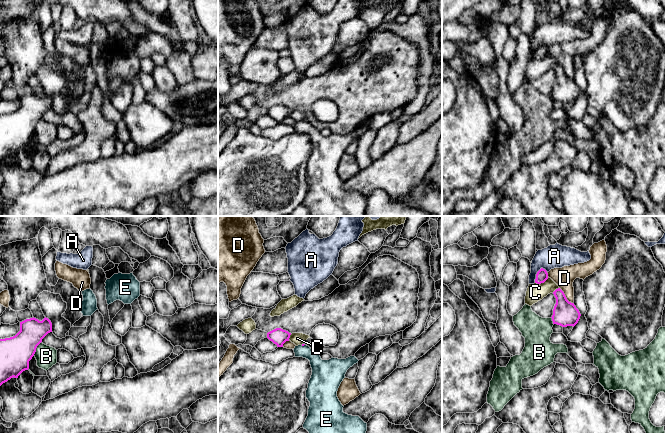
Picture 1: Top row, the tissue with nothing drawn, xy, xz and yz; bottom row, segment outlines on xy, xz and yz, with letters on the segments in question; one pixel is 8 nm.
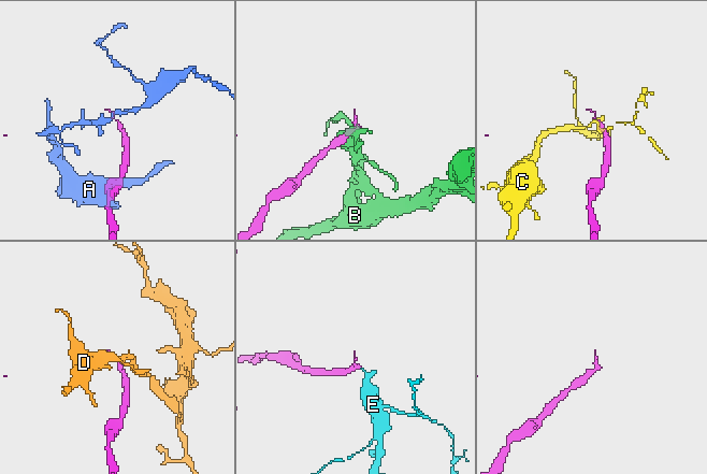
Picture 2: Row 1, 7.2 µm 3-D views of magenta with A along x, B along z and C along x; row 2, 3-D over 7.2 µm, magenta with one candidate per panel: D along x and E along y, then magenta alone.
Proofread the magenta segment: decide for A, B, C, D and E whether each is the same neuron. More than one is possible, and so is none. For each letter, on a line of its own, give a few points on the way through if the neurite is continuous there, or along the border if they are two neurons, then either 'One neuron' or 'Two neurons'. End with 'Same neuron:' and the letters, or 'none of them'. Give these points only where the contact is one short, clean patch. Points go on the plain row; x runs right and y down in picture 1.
A: Boundary: yz (544, 44), (537, 48), (534, 58). Two neurons
B: Two neurons
C: Boundary: yz (548, 53), (543, 58), (535, 59). Two neurons
D: Two neurons
E: Path across: xz (302, 120), (302, 121), (321, 145). One neuron
Same neuron: E

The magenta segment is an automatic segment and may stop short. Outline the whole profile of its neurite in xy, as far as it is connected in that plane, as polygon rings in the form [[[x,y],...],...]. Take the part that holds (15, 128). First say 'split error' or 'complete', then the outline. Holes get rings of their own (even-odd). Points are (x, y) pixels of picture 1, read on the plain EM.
complete; [[[36,94],[26,95],[20,98],[20,107],[13,113],[0,115],[0,162],[11,154],[18,152],[29,145],[29,137],[36,128],[42,115],[52,108],[52,99],[48,94],[39,97]]]

